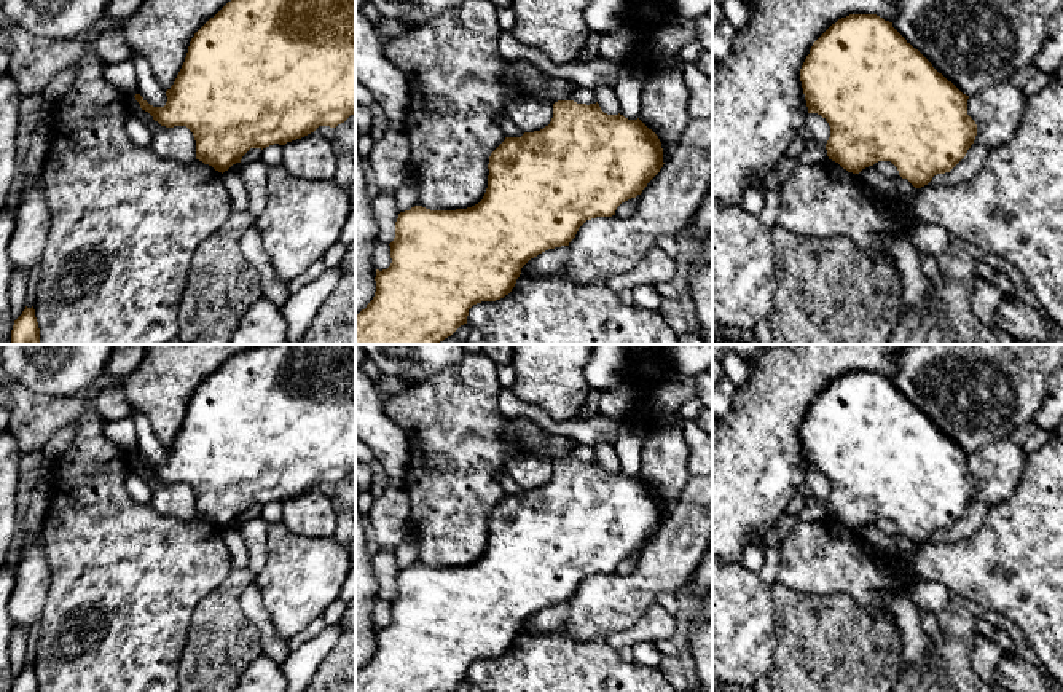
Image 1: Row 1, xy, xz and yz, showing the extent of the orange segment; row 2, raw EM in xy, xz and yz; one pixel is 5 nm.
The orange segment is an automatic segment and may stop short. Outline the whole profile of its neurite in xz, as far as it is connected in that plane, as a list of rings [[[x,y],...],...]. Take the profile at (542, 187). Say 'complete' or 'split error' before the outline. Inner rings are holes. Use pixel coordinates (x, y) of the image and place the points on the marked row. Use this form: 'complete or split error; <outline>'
complete; [[[555,102],[548,126],[521,137],[505,137],[491,153],[488,188],[478,204],[456,210],[414,206],[398,214],[395,238],[389,244],[392,263],[387,269],[376,269],[375,297],[355,314],[355,344],[440,344],[467,324],[473,305],[508,295],[531,258],[548,249],[569,246],[586,220],[615,215],[622,202],[642,193],[663,164],[658,136],[639,118],[607,115],[598,102]]]

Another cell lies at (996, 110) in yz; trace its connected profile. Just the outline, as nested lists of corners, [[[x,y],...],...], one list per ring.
[[[1010,81],[988,86],[967,99],[967,115],[977,124],[972,145],[988,150],[1006,145],[1015,134],[1025,113],[1026,97]]]

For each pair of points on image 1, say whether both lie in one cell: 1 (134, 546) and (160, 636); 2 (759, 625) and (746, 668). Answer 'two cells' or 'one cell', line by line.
1: one cell
2: one cell

